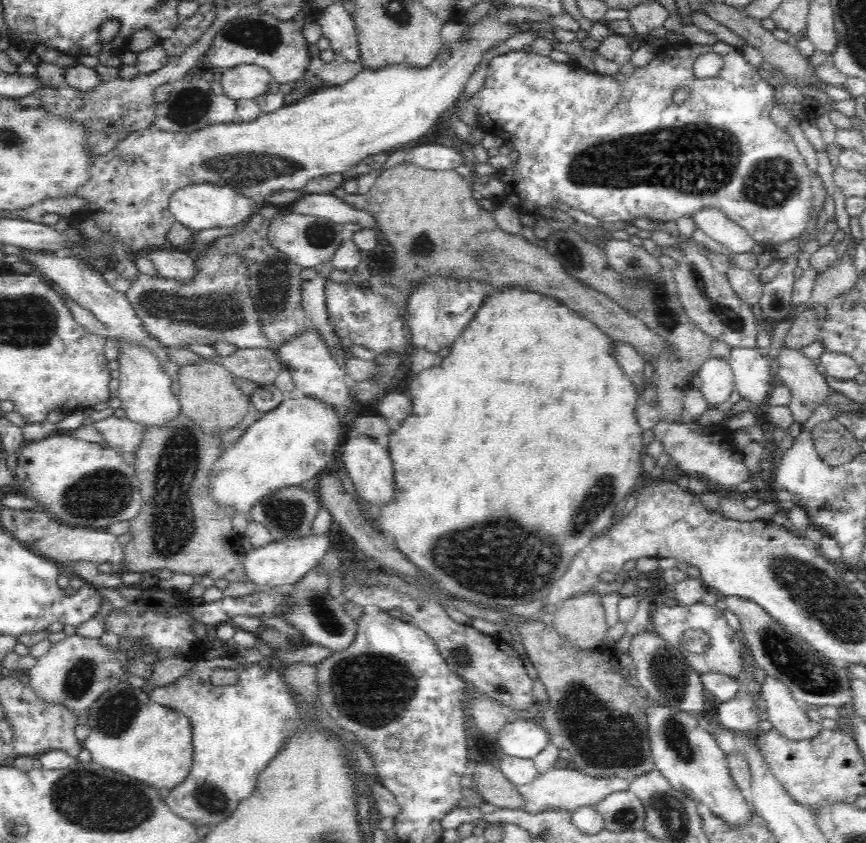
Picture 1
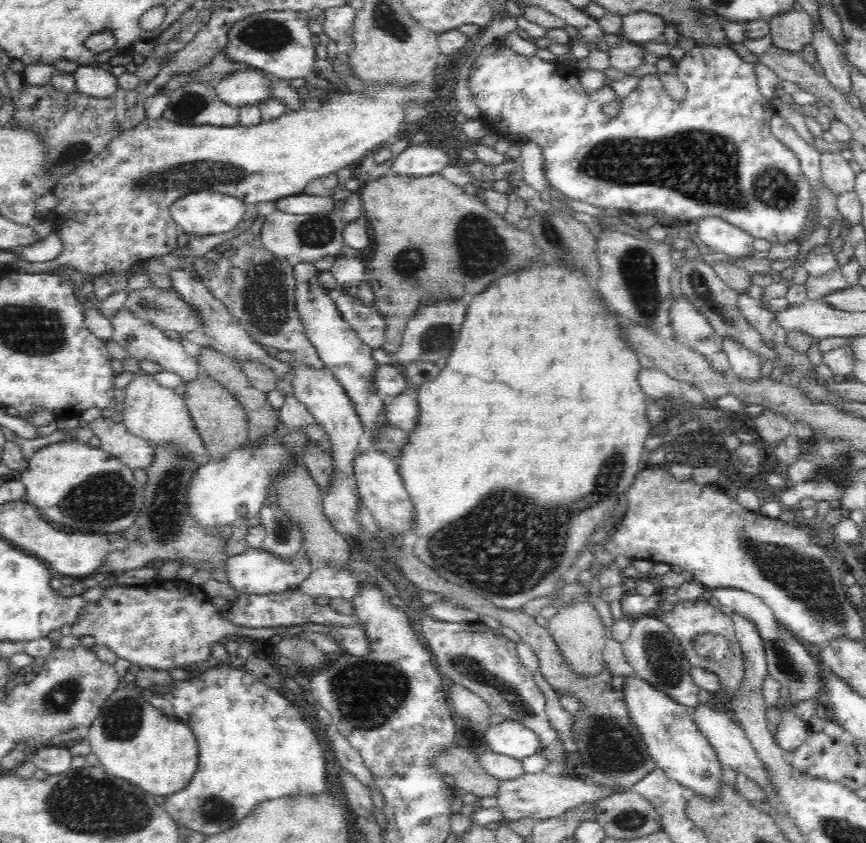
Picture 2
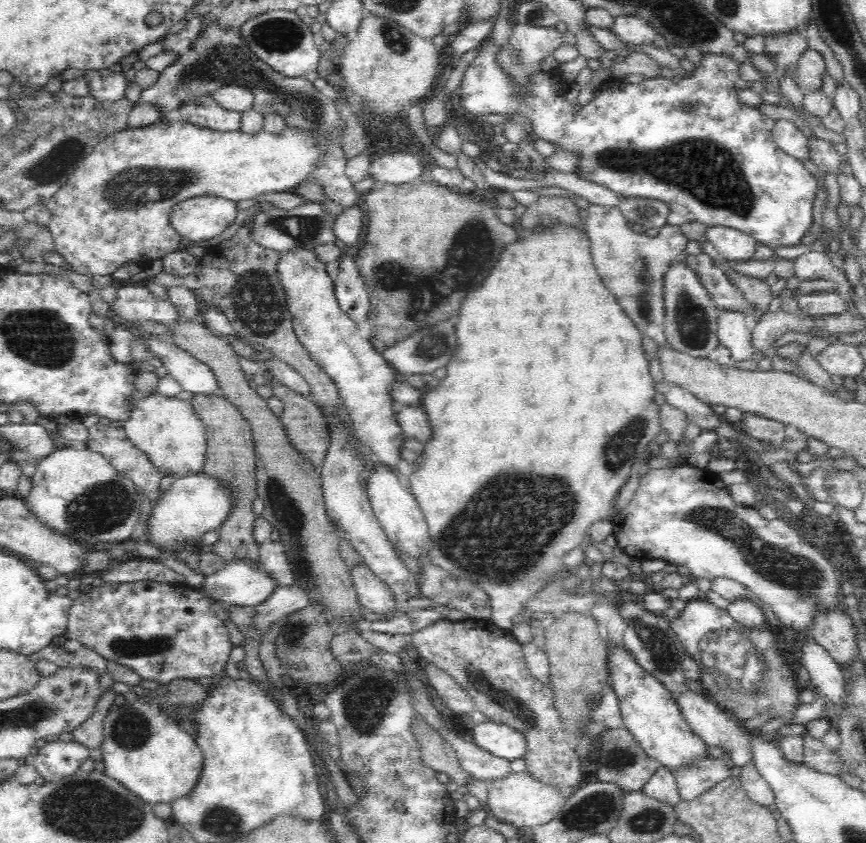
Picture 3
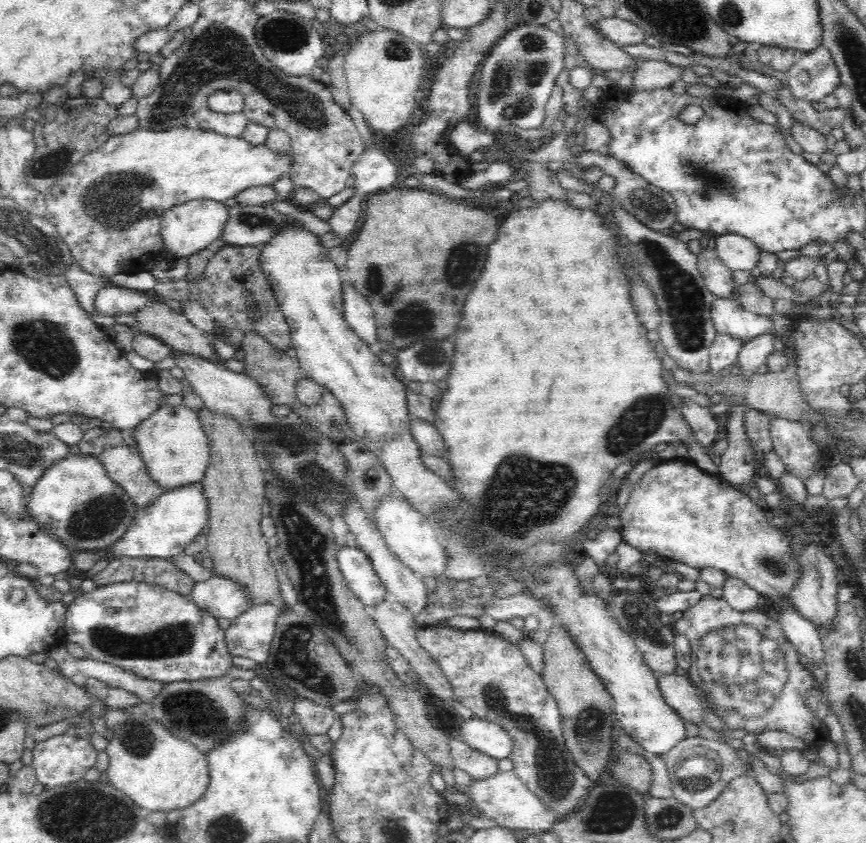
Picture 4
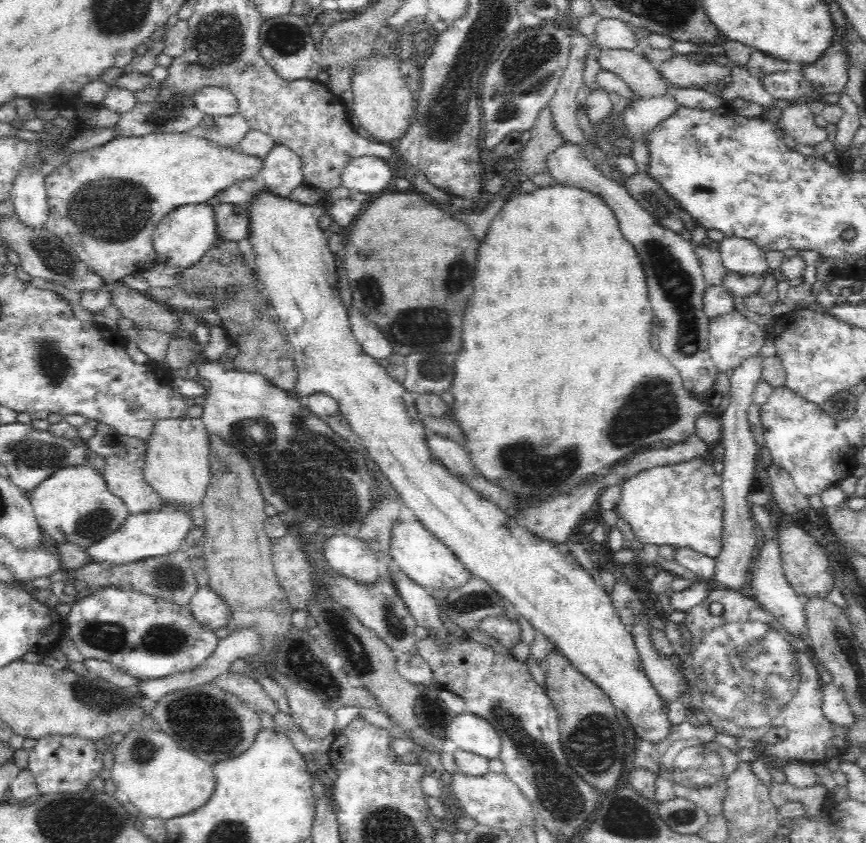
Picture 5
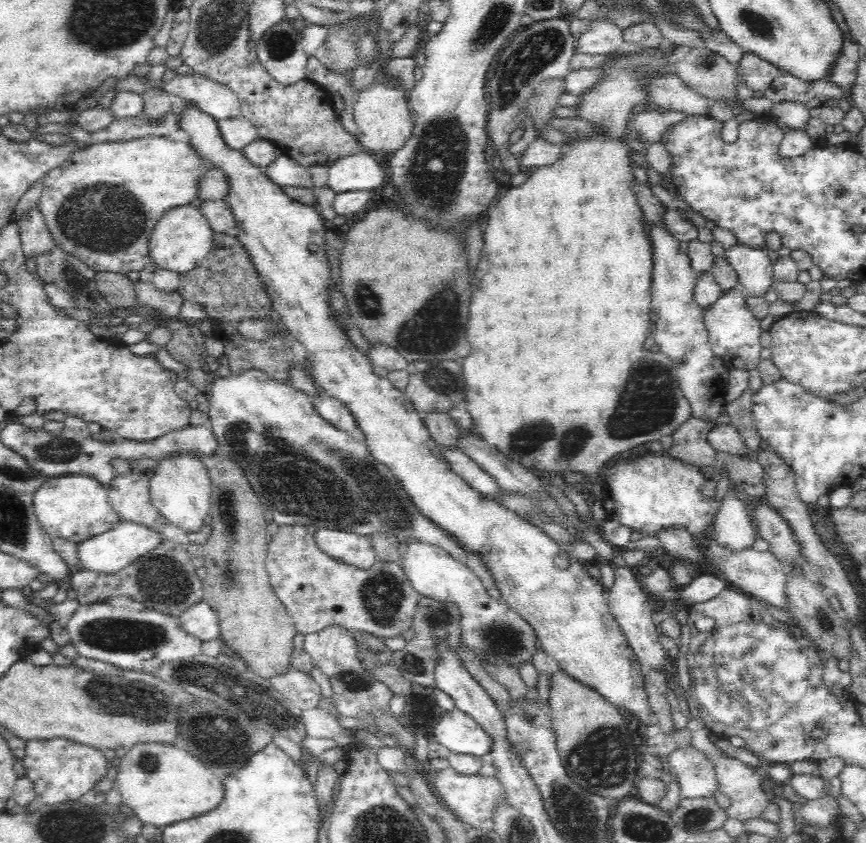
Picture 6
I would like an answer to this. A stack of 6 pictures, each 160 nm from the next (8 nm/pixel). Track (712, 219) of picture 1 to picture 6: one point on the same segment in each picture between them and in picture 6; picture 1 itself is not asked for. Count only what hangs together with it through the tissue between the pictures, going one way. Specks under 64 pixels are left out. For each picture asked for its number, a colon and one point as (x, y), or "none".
2: (719, 235)
3: (734, 245)
4: (736, 252)
5: (739, 255)
6: (754, 269)

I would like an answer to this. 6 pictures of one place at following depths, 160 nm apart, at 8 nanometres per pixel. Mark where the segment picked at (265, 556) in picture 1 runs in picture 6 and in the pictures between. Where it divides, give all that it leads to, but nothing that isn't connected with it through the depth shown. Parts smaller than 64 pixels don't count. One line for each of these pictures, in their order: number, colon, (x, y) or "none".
2: (254, 572)
3: (238, 584)
4: (220, 597)
5: (208, 609)
6: (200, 621)

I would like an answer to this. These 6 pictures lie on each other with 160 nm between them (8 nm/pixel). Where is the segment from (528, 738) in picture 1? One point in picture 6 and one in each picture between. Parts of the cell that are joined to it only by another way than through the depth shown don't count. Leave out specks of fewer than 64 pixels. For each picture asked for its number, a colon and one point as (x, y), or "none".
2: (510, 738)
3: (501, 740)
4: (489, 738)
5: (471, 733)
6: (457, 732)

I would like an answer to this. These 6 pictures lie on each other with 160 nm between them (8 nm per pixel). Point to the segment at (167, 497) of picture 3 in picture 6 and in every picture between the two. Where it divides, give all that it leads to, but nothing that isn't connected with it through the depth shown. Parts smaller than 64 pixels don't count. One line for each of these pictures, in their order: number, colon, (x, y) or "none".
4: (163, 530)
5: (141, 536)
6: (107, 553)

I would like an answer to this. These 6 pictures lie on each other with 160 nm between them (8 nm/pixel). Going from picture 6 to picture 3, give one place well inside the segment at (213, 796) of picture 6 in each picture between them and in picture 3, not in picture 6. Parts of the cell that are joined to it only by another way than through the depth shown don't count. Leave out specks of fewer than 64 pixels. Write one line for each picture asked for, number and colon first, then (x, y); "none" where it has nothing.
3: (152, 756)
4: (159, 772)
5: (164, 780)

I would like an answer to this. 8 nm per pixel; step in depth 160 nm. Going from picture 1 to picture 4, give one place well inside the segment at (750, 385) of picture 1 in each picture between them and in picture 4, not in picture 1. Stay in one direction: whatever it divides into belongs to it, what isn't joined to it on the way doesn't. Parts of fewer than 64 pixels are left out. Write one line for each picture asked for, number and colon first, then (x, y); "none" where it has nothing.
2: (744, 363)
3: (734, 329)
4: (728, 316)

